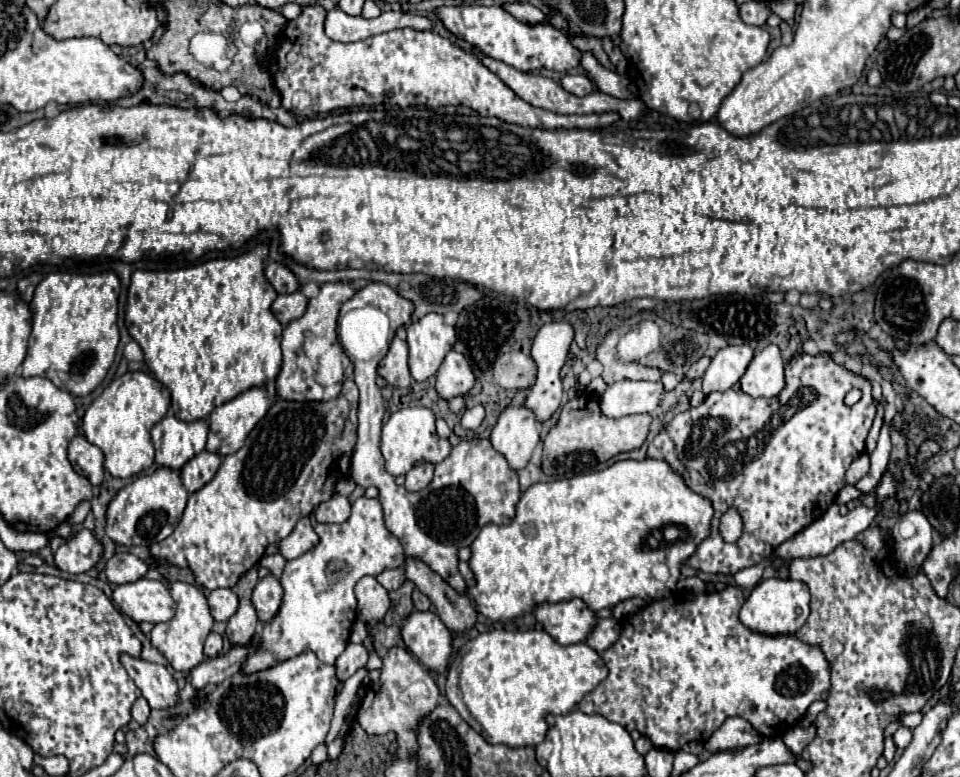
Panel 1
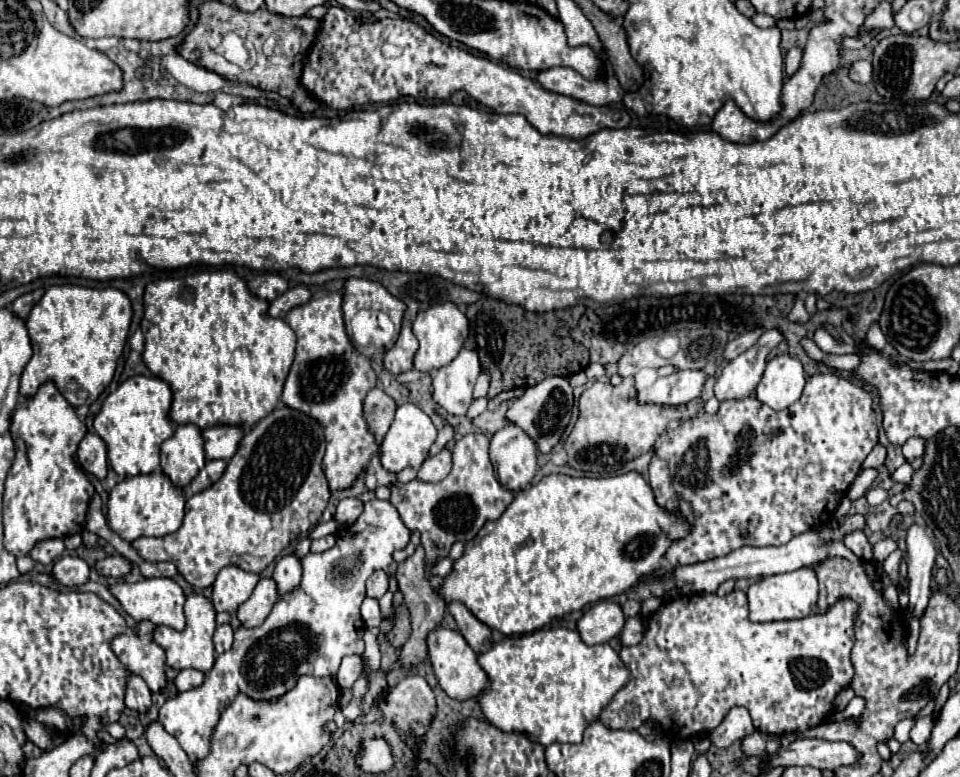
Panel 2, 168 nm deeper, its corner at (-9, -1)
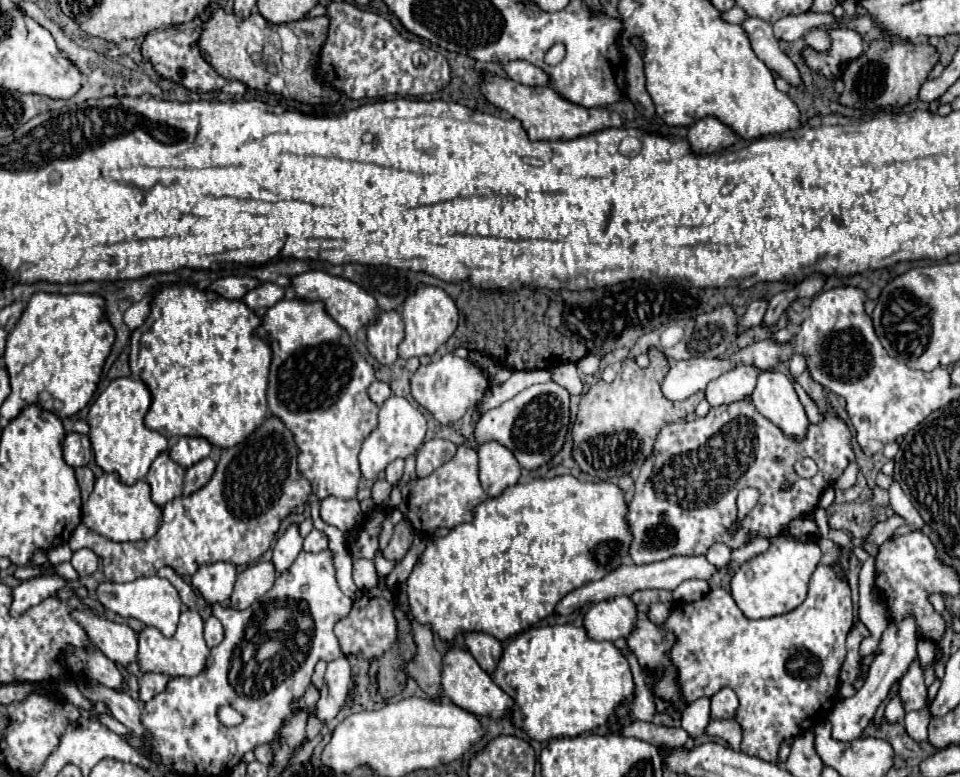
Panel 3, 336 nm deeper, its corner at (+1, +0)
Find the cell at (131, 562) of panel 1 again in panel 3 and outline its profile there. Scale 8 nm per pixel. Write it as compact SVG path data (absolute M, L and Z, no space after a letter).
M81 548L77 552L73 552L73 558L71 558L71 564L73 568L79 572L79 576L89 576L97 570L99 566L99 558L95 556L93 550L89 548Z

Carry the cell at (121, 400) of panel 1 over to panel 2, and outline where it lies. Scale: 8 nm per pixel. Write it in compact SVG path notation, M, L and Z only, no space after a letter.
M145 375L129 377L103 401L93 427L105 441L109 463L119 477L145 475L159 469L159 445L173 435L173 423L169 419L171 401L171 387L163 379Z

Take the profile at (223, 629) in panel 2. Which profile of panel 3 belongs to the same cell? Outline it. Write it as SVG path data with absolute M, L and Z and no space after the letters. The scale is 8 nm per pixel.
M211 616L211 618L205 622L205 642L207 642L209 648L213 648L213 646L217 646L221 640L223 640L223 626L221 626L221 622L219 622L215 616Z

